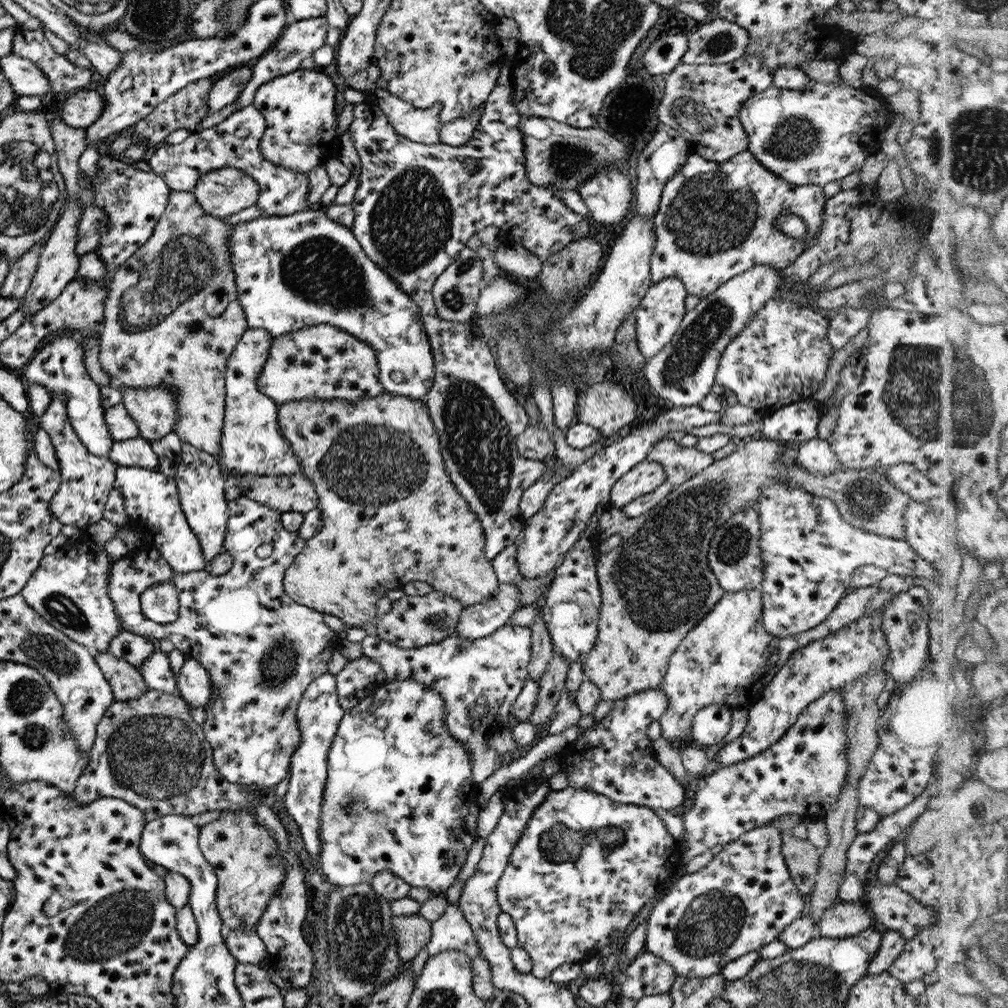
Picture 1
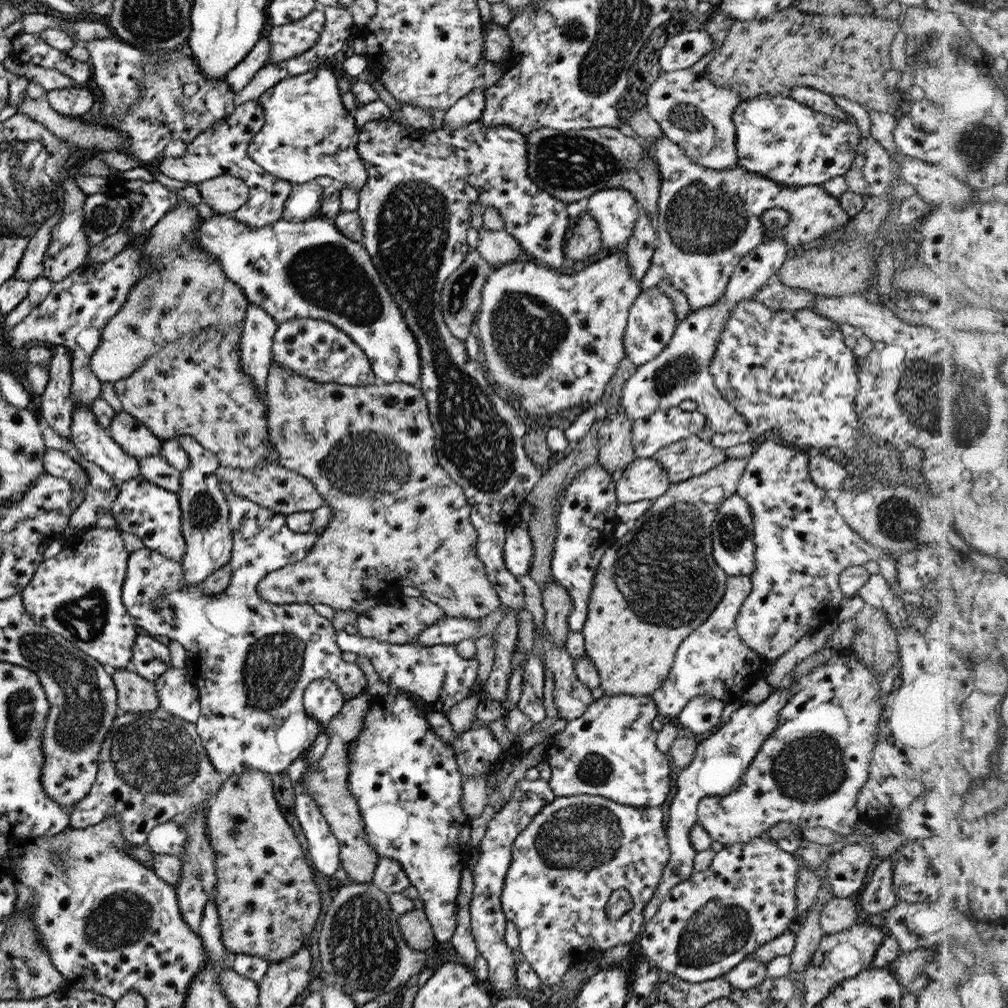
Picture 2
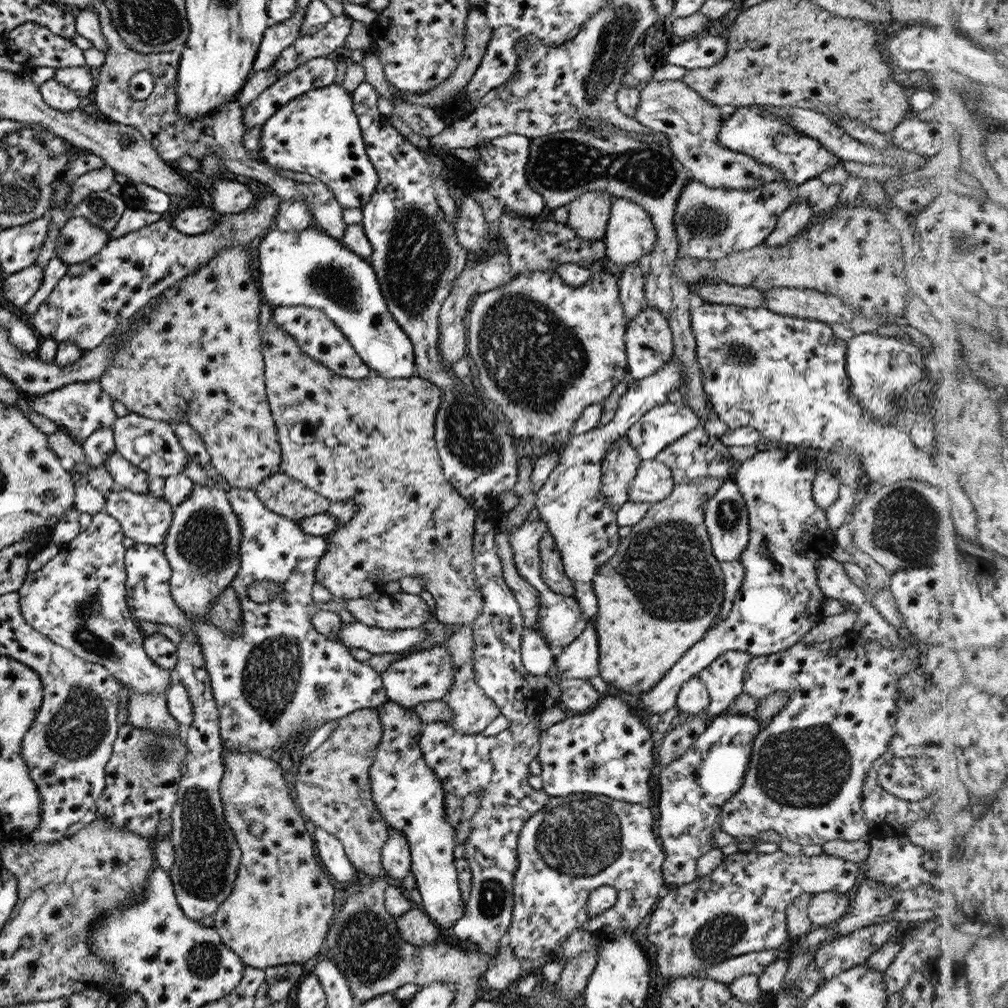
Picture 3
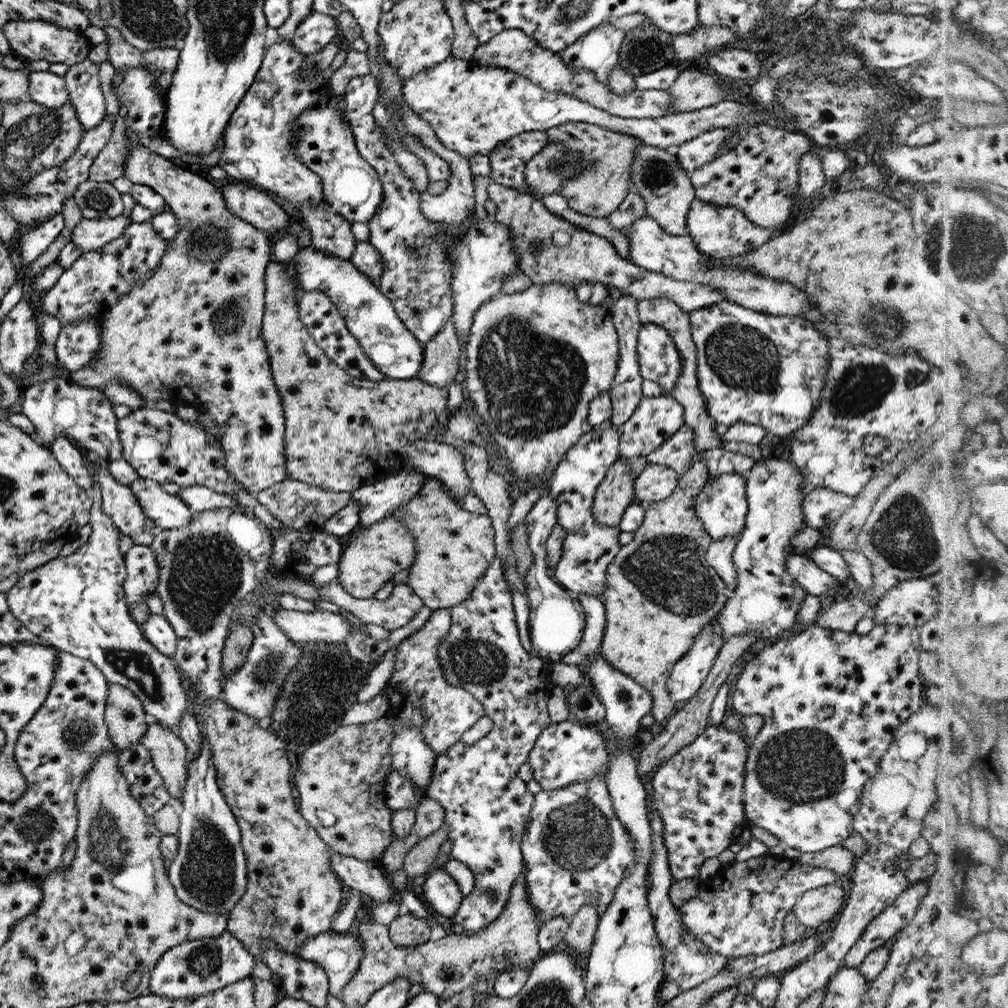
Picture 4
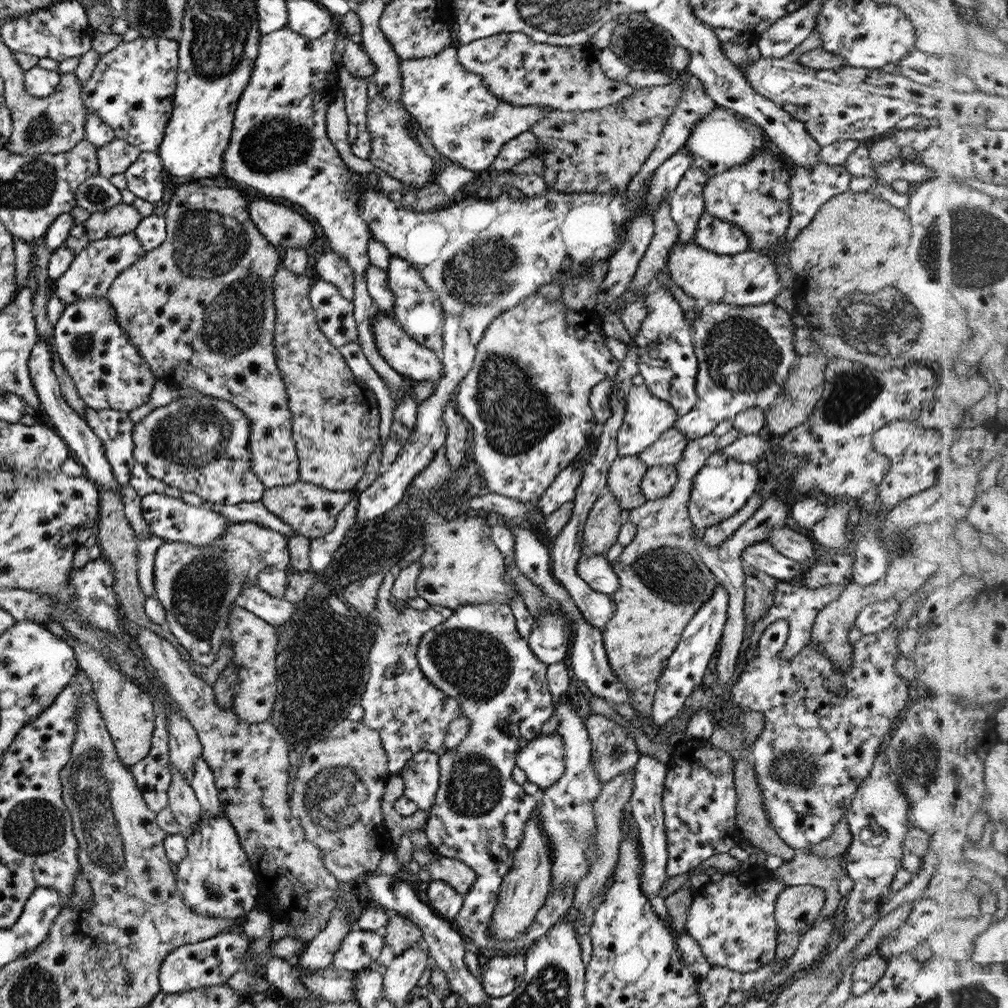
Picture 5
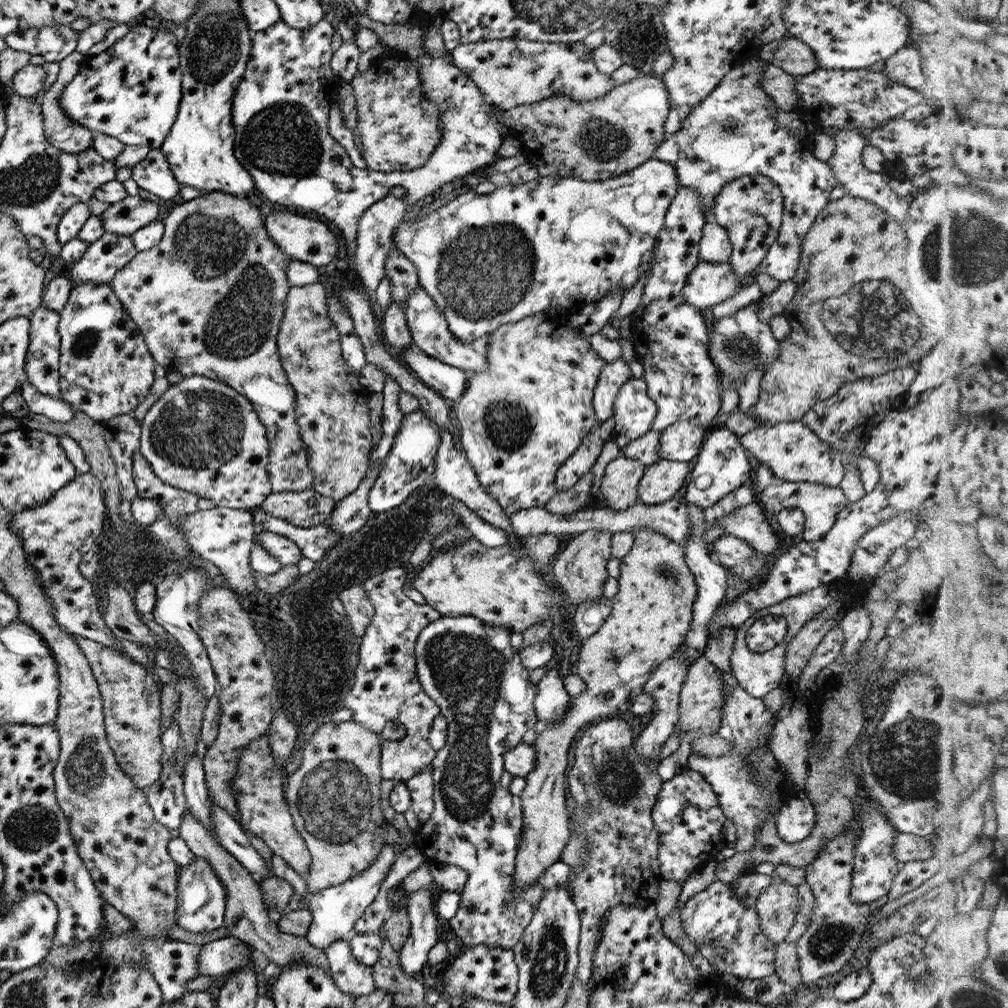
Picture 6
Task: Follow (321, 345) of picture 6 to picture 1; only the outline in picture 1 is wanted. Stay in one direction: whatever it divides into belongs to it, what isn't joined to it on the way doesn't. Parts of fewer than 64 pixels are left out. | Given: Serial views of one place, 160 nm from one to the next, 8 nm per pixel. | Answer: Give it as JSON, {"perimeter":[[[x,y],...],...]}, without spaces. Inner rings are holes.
{"perimeter":[[[382,392],[377,396],[362,398],[355,402],[347,402],[343,398],[291,400],[278,405],[277,422],[282,435],[290,446],[290,450],[293,451],[294,457],[301,465],[302,474],[313,483],[318,497],[317,511],[321,516],[318,533],[304,542],[301,552],[295,556],[291,565],[283,573],[283,590],[295,604],[312,608],[321,614],[336,616],[341,619],[342,624],[347,628],[358,628],[365,622],[375,625],[376,618],[379,615],[376,611],[377,601],[386,594],[387,590],[401,589],[404,584],[411,582],[411,580],[420,580],[425,584],[429,584],[433,591],[442,592],[460,600],[464,607],[480,603],[482,600],[492,597],[499,583],[490,562],[484,558],[484,536],[481,526],[479,526],[479,520],[477,520],[477,515],[469,510],[466,501],[457,493],[457,489],[449,480],[440,453],[439,439],[423,401],[407,398],[406,396],[395,396],[394,393],[389,392]],[[397,524],[403,528],[403,532],[395,530]]]}

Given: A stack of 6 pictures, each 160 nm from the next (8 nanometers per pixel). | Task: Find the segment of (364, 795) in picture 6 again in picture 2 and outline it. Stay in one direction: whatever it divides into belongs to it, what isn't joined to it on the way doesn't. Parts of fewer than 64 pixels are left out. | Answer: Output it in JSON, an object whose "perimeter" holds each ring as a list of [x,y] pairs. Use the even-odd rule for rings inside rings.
{"perimeter":[[[367,692],[347,699],[342,703],[341,710],[329,721],[326,735],[328,745],[321,758],[307,767],[299,779],[299,785],[314,800],[321,816],[325,819],[331,834],[338,842],[340,864],[347,876],[358,883],[369,883],[376,868],[378,857],[368,846],[364,837],[363,823],[357,810],[355,797],[348,791],[349,761],[348,748],[362,729],[364,714],[368,711],[371,698]]]}

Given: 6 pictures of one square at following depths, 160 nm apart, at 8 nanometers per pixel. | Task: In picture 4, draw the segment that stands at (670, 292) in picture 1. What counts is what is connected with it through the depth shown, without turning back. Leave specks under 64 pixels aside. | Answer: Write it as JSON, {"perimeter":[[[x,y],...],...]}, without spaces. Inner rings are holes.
{"perimeter":[[[641,326],[636,336],[636,357],[642,380],[657,382],[670,396],[680,375],[681,357],[672,338],[661,327]]]}

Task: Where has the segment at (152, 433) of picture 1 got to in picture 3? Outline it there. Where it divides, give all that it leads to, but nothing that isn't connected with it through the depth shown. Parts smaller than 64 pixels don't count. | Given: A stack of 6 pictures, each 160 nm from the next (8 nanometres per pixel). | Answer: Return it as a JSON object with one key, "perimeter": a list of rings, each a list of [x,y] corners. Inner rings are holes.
{"perimeter":[[[224,246],[197,270],[159,294],[160,302],[152,310],[146,310],[146,316],[115,328],[116,346],[110,367],[96,381],[129,413],[164,420],[171,426],[184,422],[194,428],[215,472],[230,487],[252,491],[269,474],[279,472],[281,462],[277,431],[264,389],[258,325],[258,308],[263,298],[254,277],[253,258],[253,248]]]}

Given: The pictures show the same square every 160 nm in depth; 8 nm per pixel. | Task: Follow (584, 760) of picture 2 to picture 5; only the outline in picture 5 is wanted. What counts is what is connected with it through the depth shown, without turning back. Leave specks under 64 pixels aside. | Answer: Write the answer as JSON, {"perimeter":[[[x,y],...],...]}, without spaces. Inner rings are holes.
{"perimeter":[[[555,732],[539,733],[516,756],[516,766],[523,770],[526,781],[540,790],[548,788],[561,778],[564,771],[564,744]]]}

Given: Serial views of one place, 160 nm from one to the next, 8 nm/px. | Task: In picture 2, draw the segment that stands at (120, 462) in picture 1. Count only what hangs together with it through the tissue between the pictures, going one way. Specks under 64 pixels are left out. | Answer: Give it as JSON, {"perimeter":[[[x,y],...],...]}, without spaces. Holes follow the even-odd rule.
{"perimeter":[[[161,455],[148,456],[136,461],[139,475],[143,478],[173,494],[179,492],[179,471],[167,464]]]}

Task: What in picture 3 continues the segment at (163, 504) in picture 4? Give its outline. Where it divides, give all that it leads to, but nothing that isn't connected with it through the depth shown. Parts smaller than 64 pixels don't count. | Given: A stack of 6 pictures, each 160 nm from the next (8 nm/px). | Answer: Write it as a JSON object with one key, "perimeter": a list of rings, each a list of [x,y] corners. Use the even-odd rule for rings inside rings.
{"perimeter":[[[115,450],[110,452],[102,464],[114,481],[113,486],[137,494],[150,494],[147,490],[147,475],[134,467],[128,460],[119,456]]]}

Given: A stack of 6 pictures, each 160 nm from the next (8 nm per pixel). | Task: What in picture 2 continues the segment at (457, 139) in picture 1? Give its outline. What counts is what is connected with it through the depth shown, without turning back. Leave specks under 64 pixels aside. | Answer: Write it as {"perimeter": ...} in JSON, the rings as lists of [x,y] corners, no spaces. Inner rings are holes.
{"perimeter":[[[485,89],[469,91],[441,113],[442,123],[440,126],[457,130],[464,124],[477,121],[484,109],[484,96]]]}

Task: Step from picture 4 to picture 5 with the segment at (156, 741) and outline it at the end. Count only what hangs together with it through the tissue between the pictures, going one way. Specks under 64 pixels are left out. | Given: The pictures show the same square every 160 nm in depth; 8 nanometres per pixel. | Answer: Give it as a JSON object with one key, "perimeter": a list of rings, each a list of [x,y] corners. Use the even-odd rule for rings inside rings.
{"perimeter":[[[169,767],[171,780],[166,792],[168,807],[176,820],[183,838],[187,838],[197,827],[200,819],[199,801],[189,786],[189,779],[183,777],[181,772]]]}

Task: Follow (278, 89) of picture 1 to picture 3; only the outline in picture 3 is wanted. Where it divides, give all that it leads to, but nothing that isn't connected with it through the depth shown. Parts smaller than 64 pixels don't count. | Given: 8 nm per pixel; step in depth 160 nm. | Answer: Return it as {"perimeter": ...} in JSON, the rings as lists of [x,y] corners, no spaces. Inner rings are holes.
{"perimeter":[[[340,85],[313,88],[282,104],[260,126],[259,155],[272,169],[305,172],[322,182],[343,209],[361,208],[378,181],[367,159],[350,94]]]}

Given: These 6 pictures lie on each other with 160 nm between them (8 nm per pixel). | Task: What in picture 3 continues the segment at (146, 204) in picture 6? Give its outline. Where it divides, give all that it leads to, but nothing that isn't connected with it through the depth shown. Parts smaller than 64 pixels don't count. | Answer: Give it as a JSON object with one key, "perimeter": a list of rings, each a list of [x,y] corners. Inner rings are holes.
{"perimeter":[[[75,215],[60,228],[54,242],[54,253],[65,264],[77,264],[99,252],[107,241],[108,232]]]}

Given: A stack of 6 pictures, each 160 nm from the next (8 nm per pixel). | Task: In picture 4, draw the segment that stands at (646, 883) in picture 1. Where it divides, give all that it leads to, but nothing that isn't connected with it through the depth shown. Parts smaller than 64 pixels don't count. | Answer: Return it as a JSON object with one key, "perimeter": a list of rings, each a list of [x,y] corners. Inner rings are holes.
{"perimeter":[[[598,774],[591,776],[589,781],[573,783],[561,789],[540,789],[534,795],[525,832],[520,840],[520,851],[526,868],[526,895],[530,905],[536,910],[539,927],[552,916],[571,919],[592,892],[600,894],[596,911],[598,917],[601,916],[613,900],[615,887],[622,881],[626,865],[634,861],[634,844],[616,817],[604,779]]]}

